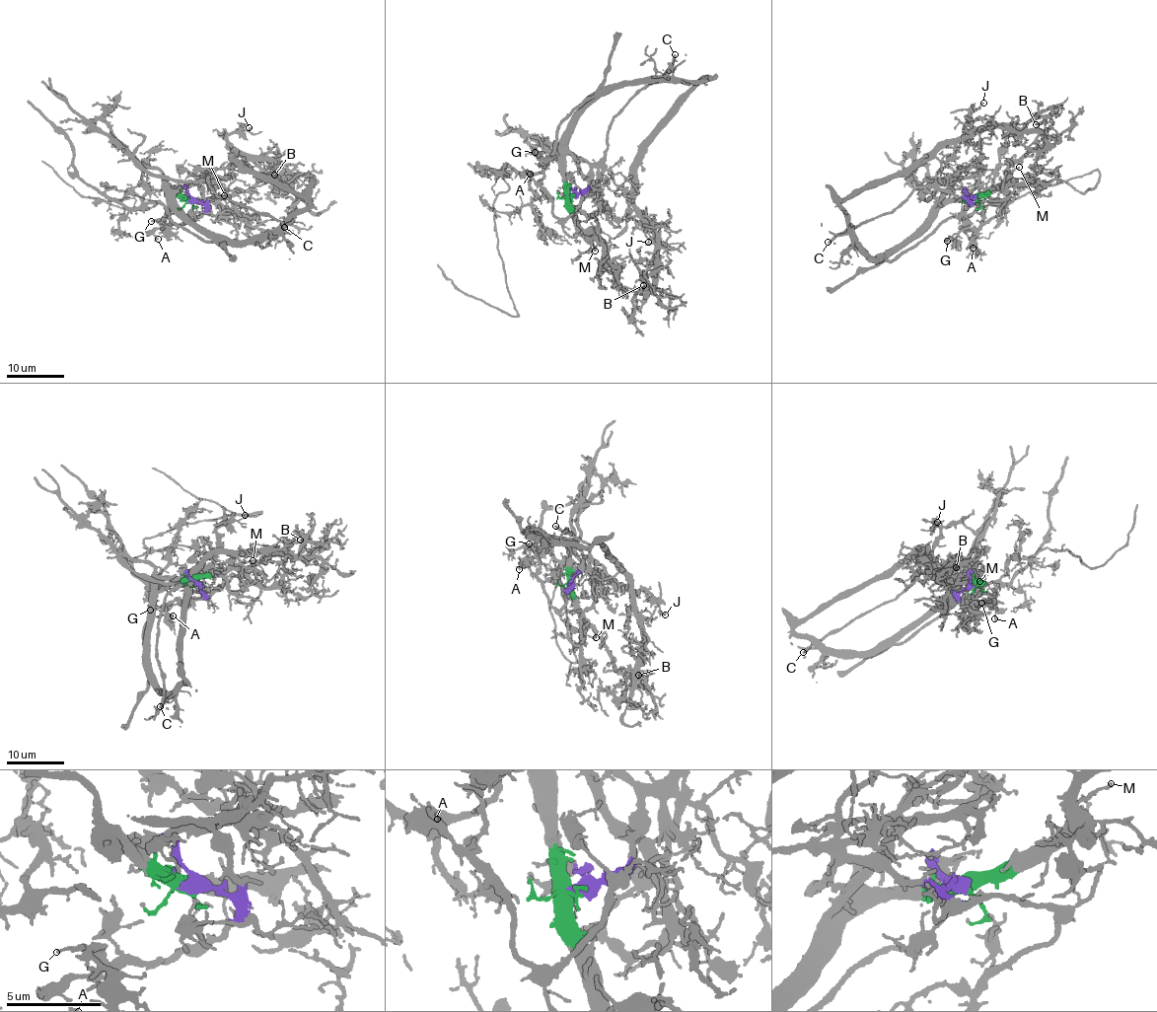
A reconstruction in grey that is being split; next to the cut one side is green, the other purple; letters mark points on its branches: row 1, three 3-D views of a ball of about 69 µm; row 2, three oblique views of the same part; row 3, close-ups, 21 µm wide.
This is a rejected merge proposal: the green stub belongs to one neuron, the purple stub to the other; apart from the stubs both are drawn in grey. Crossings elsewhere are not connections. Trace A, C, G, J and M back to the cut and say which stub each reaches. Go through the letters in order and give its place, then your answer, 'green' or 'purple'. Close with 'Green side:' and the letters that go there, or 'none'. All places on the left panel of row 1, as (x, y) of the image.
A: at (158, 239); purple
C: at (284, 227); purple
G: at (151, 221); purple
J: at (249, 127); purple
M: at (224, 195); green
Green side: M

